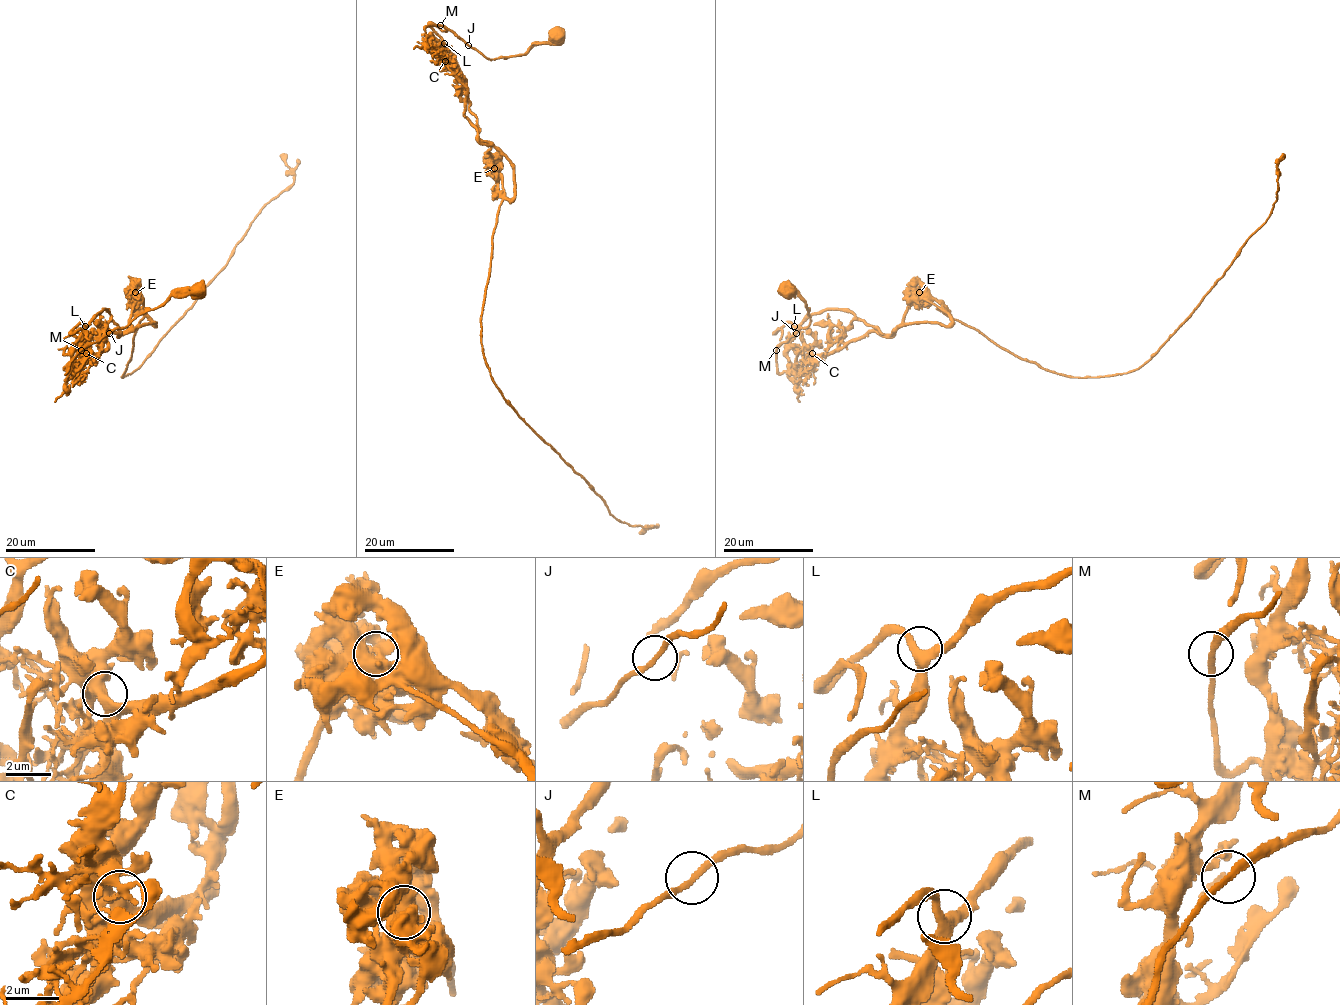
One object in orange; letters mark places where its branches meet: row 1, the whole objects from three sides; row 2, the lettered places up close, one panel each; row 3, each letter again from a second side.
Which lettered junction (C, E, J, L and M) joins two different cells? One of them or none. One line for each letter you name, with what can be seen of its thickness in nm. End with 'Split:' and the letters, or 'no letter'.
E: calibre 600 nm
Split: E

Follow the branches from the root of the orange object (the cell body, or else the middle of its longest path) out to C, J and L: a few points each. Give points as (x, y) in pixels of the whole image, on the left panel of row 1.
C: (195, 289), (175, 289), (158, 306), (87, 345), (65, 373), (86, 353)
J: (195, 289), (175, 289), (158, 306), (138, 314), (126, 326), (109, 332)
L: (195, 289), (175, 289), (158, 306), (87, 345), (65, 373), (72, 344), (85, 326)

